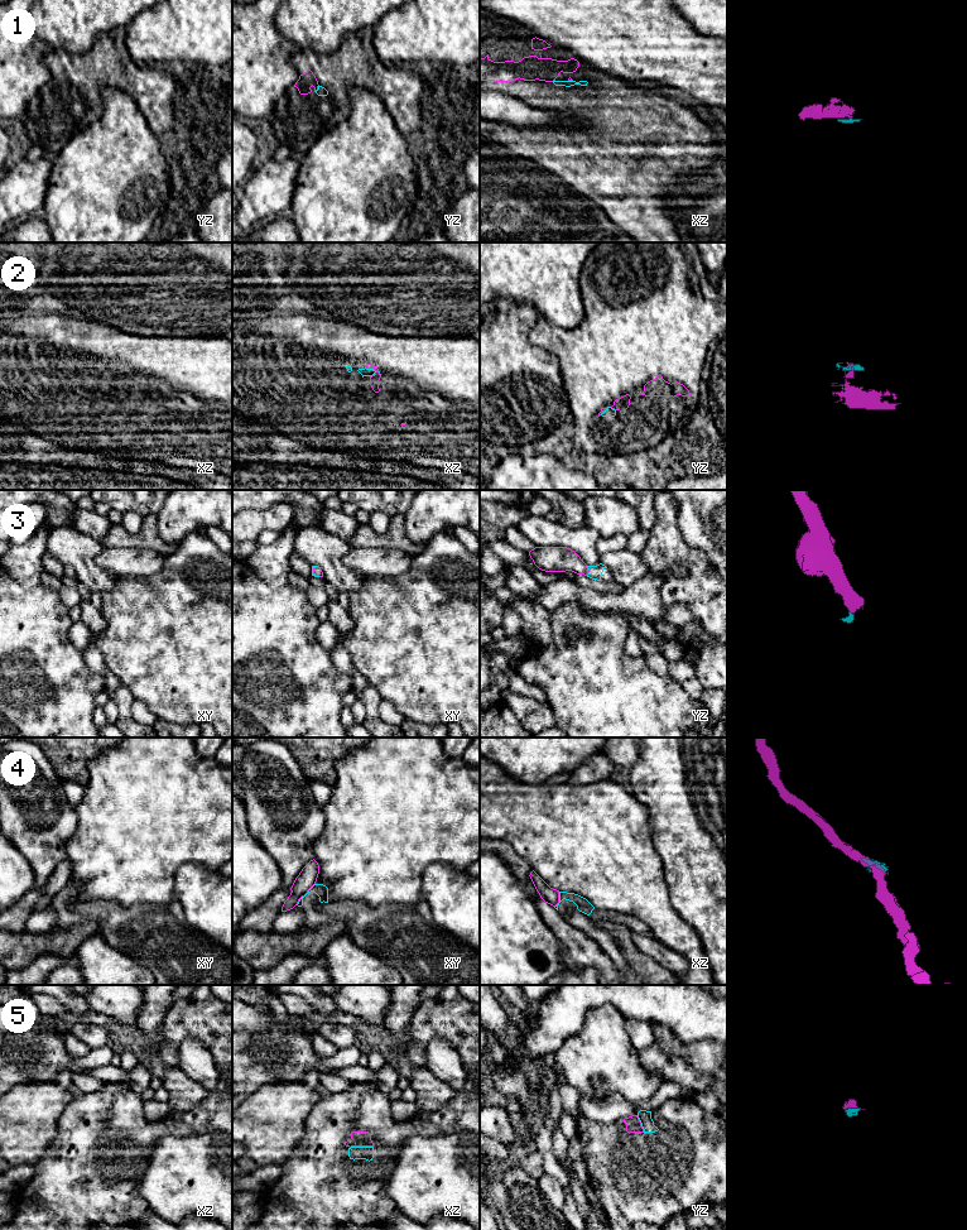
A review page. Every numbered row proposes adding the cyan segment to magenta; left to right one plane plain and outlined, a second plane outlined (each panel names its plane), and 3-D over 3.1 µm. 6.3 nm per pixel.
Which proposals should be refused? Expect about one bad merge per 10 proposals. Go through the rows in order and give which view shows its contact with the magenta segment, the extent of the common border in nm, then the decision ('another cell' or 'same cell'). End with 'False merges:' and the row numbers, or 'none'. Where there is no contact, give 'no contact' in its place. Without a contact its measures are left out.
1: meets magenta in xz; contact 30 nm long; same cell
2: meets magenta in xz; contact 120 nm long; same cell
3: meets magenta in yz; contact 60 nm long; same cell
4: meets magenta in xy; contact 190 nm long; another cell
5: meets magenta in xz; contact 150 nm long; same cell
False merges: 4

